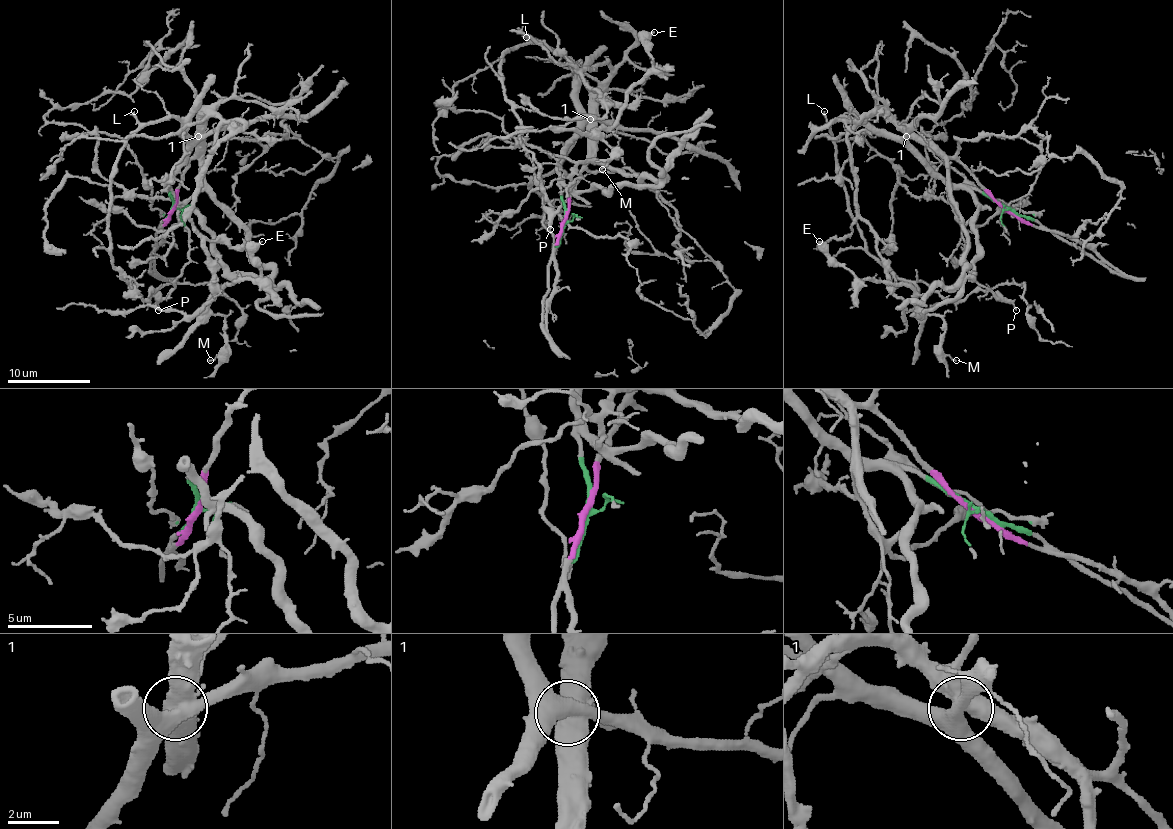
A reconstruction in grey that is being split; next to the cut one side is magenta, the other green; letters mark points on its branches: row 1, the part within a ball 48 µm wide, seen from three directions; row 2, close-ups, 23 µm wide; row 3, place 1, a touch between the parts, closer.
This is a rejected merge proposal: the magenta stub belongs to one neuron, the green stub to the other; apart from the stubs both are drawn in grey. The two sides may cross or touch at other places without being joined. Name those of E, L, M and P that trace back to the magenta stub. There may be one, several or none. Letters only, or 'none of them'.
E, M, P

